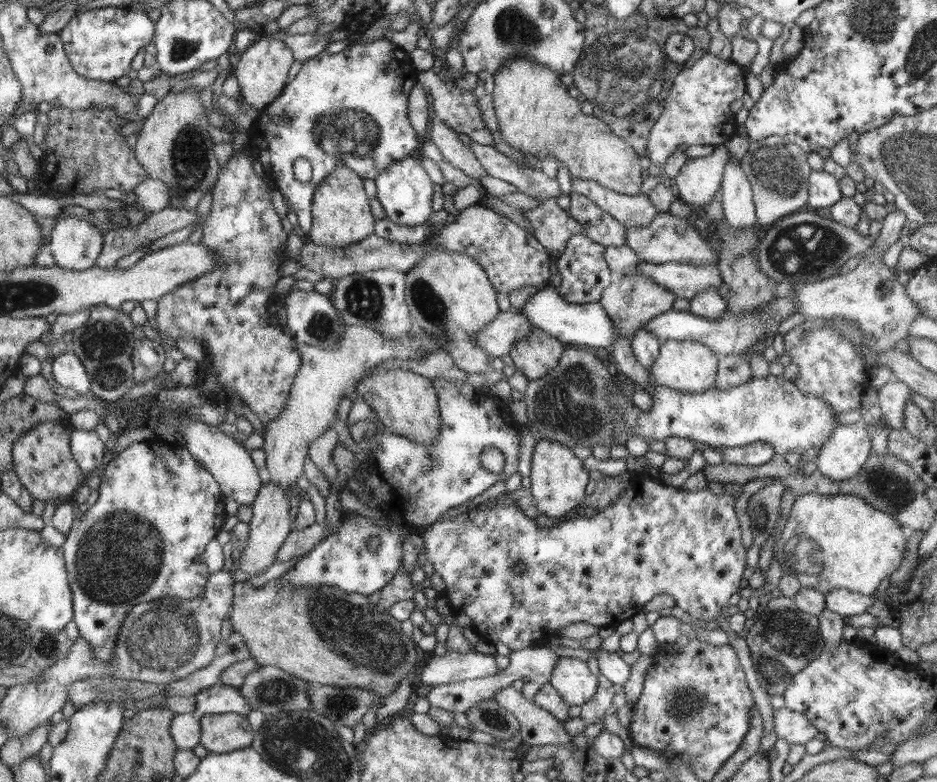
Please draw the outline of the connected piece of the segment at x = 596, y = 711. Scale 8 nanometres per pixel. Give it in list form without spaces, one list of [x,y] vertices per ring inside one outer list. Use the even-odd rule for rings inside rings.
[[[602,673],[596,676],[598,679],[598,690],[596,694],[588,702],[584,702],[580,706],[580,718],[586,724],[598,724],[603,722],[604,716],[610,709],[612,709],[612,698],[618,690],[615,684],[612,684]]]

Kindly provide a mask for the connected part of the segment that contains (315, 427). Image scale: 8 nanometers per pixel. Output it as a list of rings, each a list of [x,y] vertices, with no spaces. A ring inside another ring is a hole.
[[[347,325],[338,346],[334,348],[322,348],[302,341],[297,341],[297,347],[301,366],[291,387],[289,400],[276,421],[264,424],[266,437],[262,449],[267,456],[265,479],[284,489],[294,485],[302,476],[310,444],[318,436],[335,427],[337,405],[344,396],[354,391],[360,382],[359,378],[367,370],[386,360],[418,360],[422,347],[429,347],[433,351],[440,347],[440,342],[427,337],[419,329],[404,338],[390,340],[384,338],[378,330],[372,330],[370,326]]]

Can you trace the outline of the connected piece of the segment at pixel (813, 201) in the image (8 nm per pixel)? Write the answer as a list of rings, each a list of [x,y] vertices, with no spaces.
[[[812,171],[808,176],[807,209],[814,211],[818,208],[830,208],[843,194],[839,180],[825,171]]]

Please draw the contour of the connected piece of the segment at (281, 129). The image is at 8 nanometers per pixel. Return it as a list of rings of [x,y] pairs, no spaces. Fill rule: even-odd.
[[[378,38],[370,43],[355,43],[338,52],[328,54],[325,50],[312,60],[304,62],[296,77],[285,84],[282,92],[266,106],[255,125],[260,128],[258,148],[250,148],[252,158],[259,159],[266,171],[274,174],[274,185],[280,190],[282,197],[288,201],[288,208],[297,214],[298,225],[308,233],[312,226],[312,198],[314,190],[322,180],[335,172],[337,162],[352,170],[363,179],[375,180],[388,166],[394,162],[410,158],[414,150],[420,146],[419,135],[412,128],[408,119],[408,96],[412,90],[415,75],[414,66],[405,50],[394,46],[386,39]],[[306,157],[312,164],[313,175],[310,182],[300,182],[294,172],[293,165],[297,158]]]

